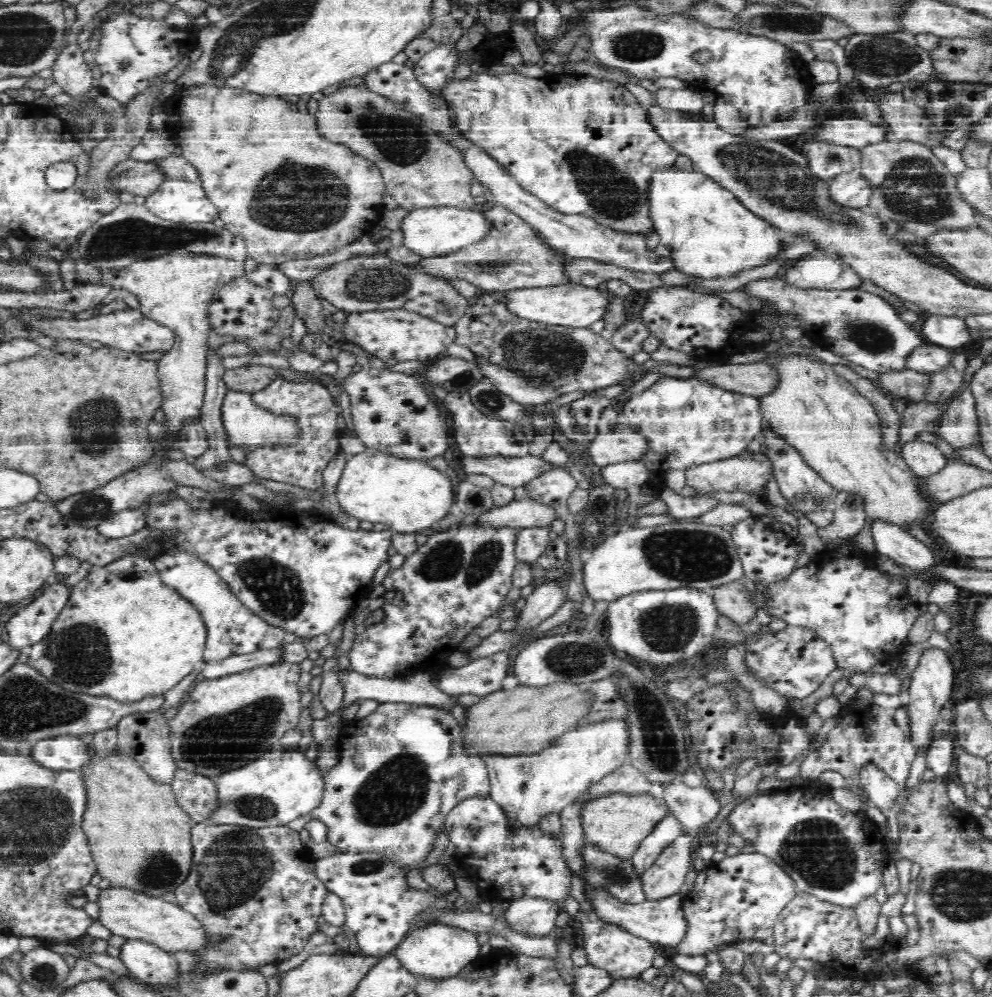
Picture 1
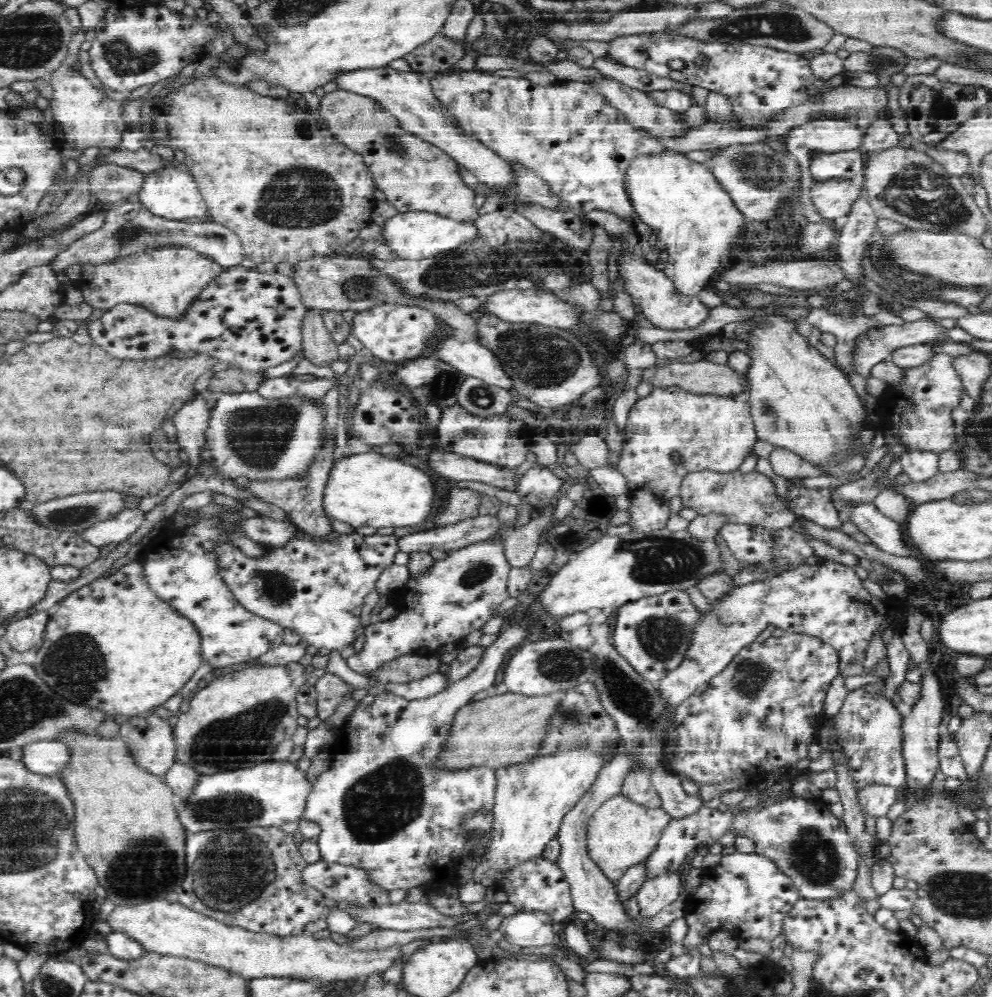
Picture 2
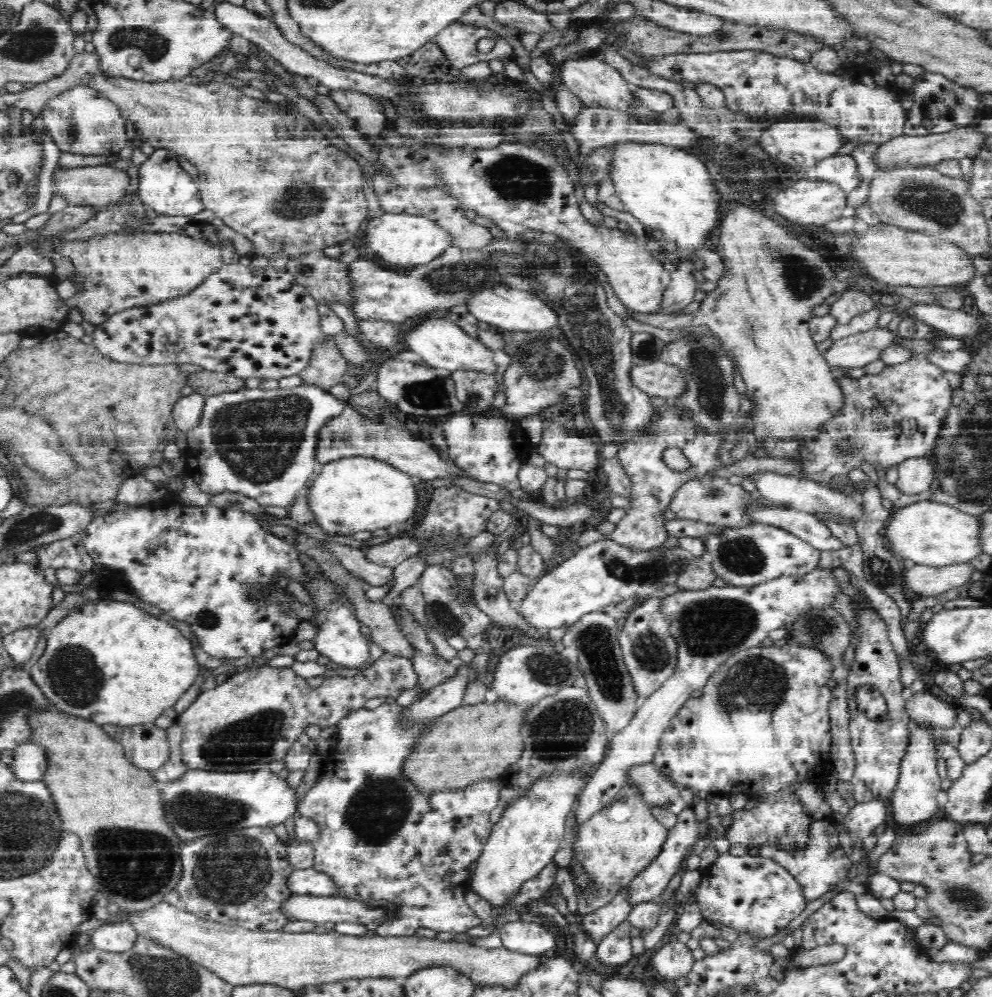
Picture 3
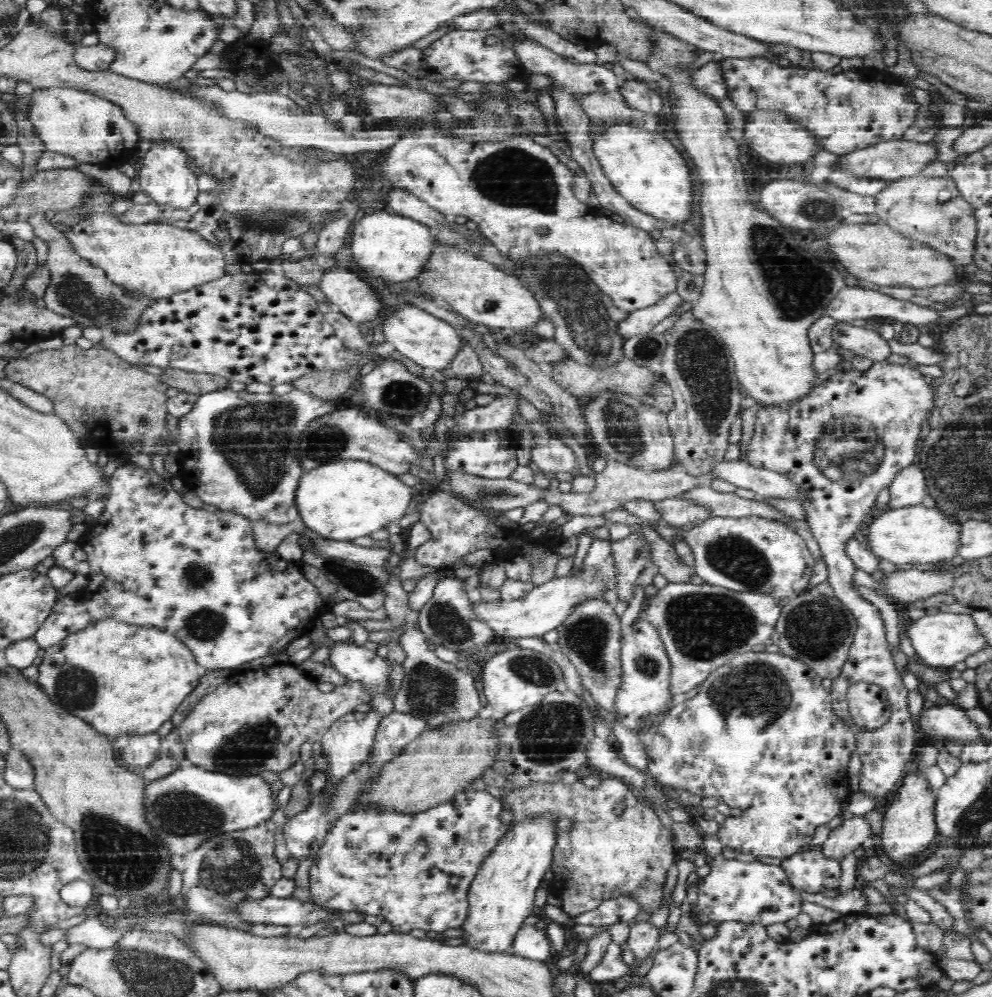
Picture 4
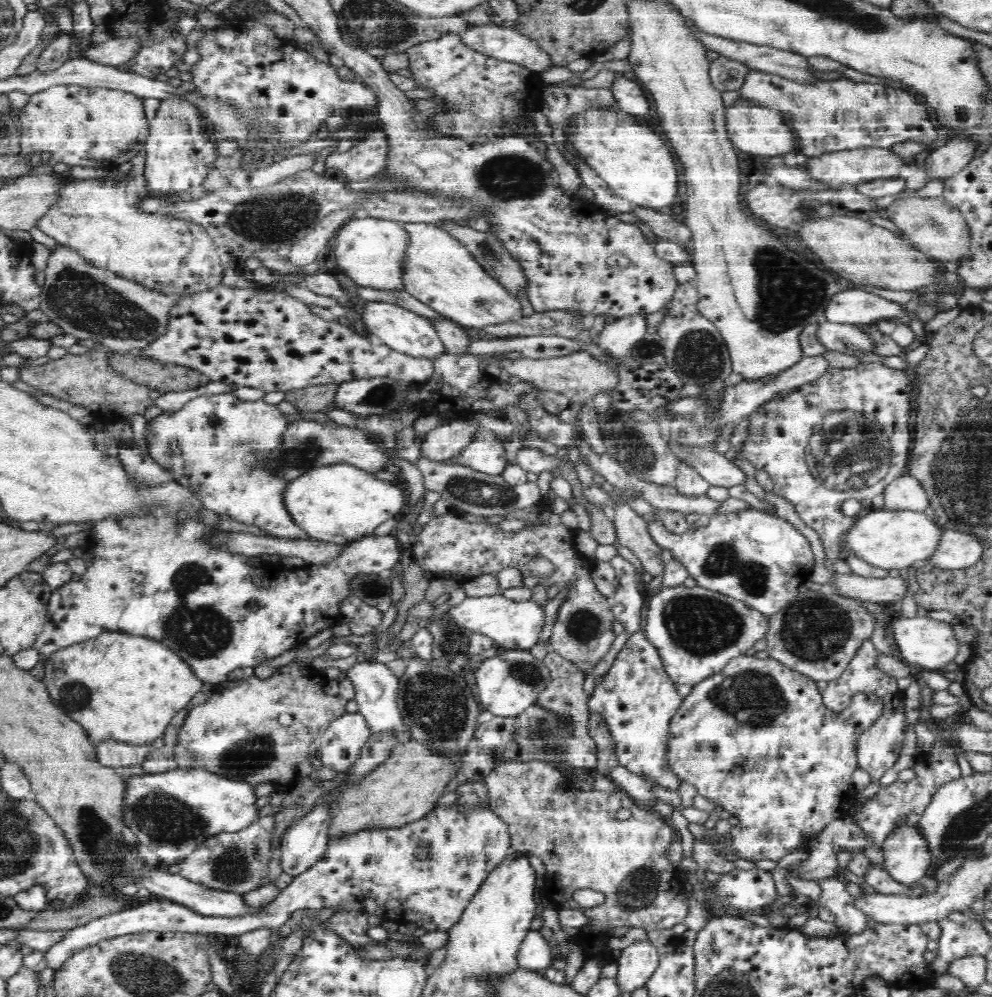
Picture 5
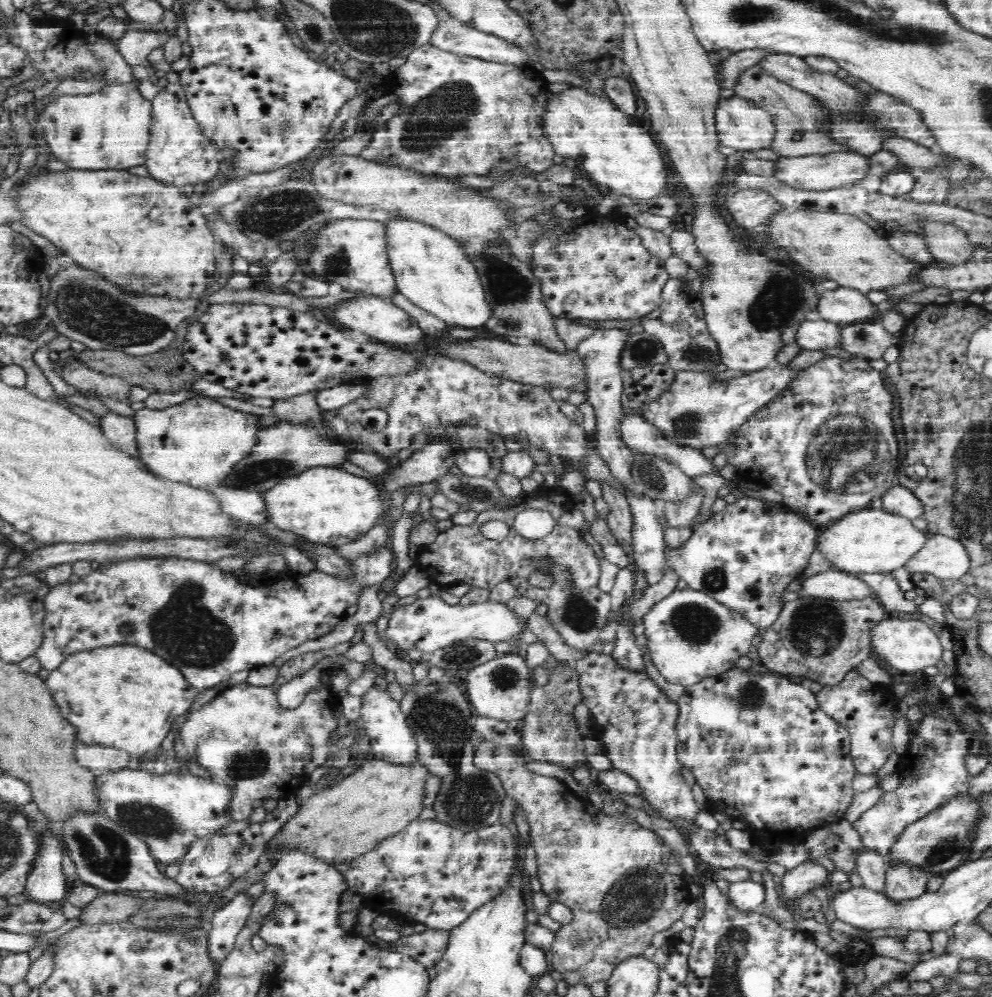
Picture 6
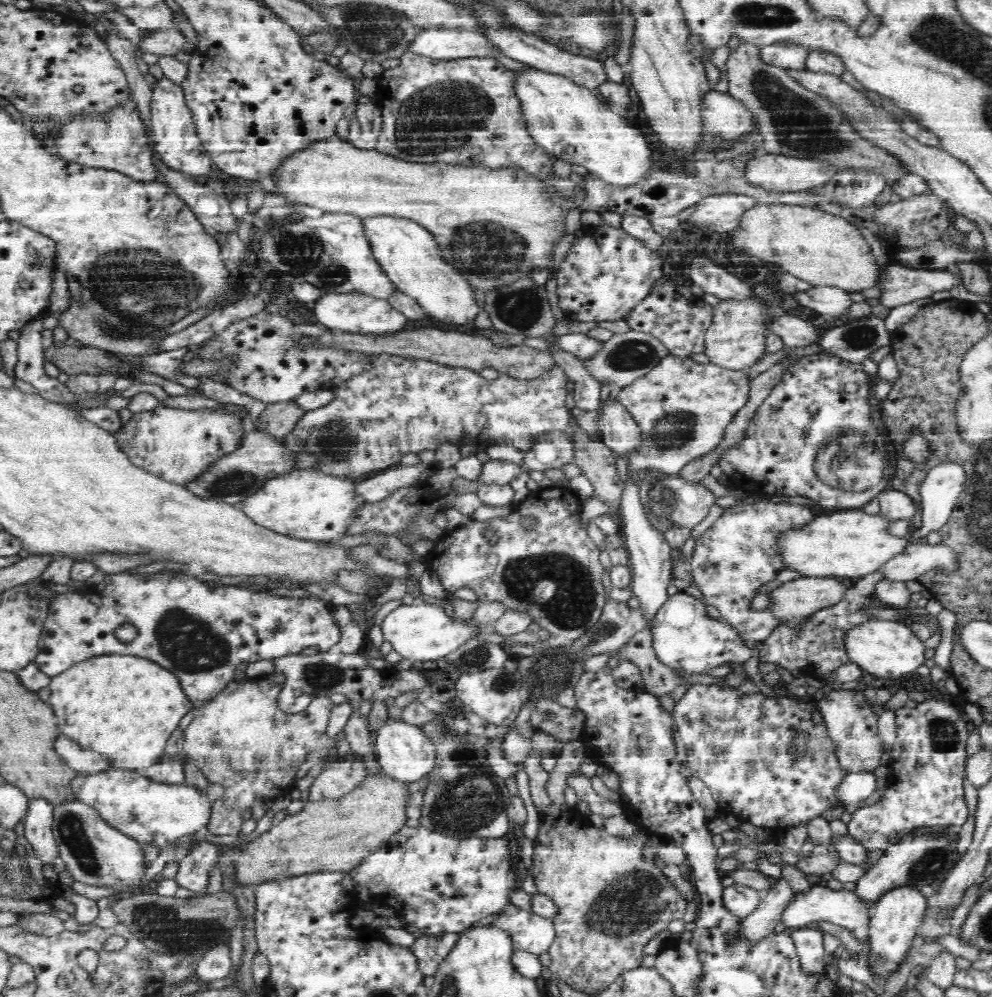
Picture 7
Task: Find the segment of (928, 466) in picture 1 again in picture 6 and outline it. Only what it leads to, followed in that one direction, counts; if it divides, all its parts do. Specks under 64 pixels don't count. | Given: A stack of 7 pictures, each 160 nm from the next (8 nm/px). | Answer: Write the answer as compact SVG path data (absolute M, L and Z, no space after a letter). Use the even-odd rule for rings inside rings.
M901 483L890 487L881 496L883 508L891 513L906 515L906 518L918 518L925 514L925 503L908 486Z

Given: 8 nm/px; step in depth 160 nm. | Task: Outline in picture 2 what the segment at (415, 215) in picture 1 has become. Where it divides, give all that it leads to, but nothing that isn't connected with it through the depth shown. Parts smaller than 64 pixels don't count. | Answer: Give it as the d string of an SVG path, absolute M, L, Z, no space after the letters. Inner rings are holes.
M426 210L399 213L388 219L383 228L383 242L393 248L398 259L430 258L435 254L457 249L478 236L474 222L466 219L450 219L448 215L440 215Z

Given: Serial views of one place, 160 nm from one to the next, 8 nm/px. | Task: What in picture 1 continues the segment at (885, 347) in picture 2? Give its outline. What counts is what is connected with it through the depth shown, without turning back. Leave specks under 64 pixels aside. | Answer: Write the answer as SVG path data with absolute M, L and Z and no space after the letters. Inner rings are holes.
M930 315L921 328L921 333L932 345L946 348L963 347L972 340L965 318Z

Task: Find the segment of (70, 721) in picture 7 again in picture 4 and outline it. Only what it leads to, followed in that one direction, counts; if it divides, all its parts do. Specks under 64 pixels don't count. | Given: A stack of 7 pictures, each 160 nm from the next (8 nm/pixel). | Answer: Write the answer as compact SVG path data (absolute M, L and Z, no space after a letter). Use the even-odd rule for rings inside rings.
M114 614L103 615L102 618L90 618L86 622L87 626L79 628L78 631L71 632L61 642L55 643L53 646L47 647L41 662L38 662L38 676L33 679L34 682L40 684L43 692L50 696L50 701L54 705L60 706L63 710L68 710L70 714L90 722L98 732L106 732L111 739L124 734L146 734L146 732L157 732L157 730L169 720L175 713L176 709L184 701L184 698L194 691L198 681L205 674L205 669L198 665L197 659L194 657L193 651L186 646L178 636L169 631L162 630L160 627L152 626L149 623L138 625L137 623L126 622L125 619L117 618Z

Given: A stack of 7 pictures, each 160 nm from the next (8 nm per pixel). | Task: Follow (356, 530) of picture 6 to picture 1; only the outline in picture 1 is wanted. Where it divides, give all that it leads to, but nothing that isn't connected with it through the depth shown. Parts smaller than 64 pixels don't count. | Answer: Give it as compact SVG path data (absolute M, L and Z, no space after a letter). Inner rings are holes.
M368 448L347 458L336 489L333 500L339 502L342 510L369 524L374 522L388 524L393 532L415 533L430 528L434 522L450 514L454 503L457 502L457 492L454 492L450 478L434 466L418 460L400 460L379 450Z

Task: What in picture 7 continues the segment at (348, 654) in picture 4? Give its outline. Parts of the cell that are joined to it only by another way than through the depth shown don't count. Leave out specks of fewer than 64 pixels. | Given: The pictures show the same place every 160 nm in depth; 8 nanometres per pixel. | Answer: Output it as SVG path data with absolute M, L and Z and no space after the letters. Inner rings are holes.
M388 715L384 724L375 733L376 762L382 771L386 771L386 774L392 775L394 779L400 779L402 782L413 783L426 778L426 775L433 770L435 766L434 746L417 726L406 722L404 718L396 720L394 716Z

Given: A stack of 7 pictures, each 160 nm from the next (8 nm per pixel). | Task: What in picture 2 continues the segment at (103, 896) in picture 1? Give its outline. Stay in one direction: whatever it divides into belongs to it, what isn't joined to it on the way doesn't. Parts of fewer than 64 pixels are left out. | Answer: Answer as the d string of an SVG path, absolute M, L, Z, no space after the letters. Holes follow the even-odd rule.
M158 897L147 899L146 902L115 903L115 908L110 912L106 923L114 933L128 935L141 942L150 952L202 961L212 966L219 966L238 974L244 974L246 978L252 979L278 974L313 975L314 978L328 978L336 981L360 979L366 974L374 974L378 970L385 971L400 952L400 945L392 945L374 951L355 951L342 943L334 943L330 938L314 939L309 934L298 935L297 937L272 937L266 936L266 934L254 934L240 927L226 926L212 918L202 916L179 902L170 903L165 898Z

